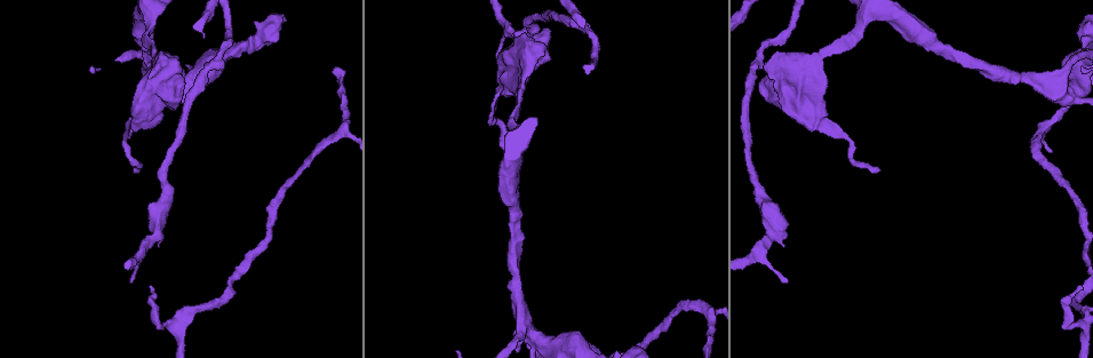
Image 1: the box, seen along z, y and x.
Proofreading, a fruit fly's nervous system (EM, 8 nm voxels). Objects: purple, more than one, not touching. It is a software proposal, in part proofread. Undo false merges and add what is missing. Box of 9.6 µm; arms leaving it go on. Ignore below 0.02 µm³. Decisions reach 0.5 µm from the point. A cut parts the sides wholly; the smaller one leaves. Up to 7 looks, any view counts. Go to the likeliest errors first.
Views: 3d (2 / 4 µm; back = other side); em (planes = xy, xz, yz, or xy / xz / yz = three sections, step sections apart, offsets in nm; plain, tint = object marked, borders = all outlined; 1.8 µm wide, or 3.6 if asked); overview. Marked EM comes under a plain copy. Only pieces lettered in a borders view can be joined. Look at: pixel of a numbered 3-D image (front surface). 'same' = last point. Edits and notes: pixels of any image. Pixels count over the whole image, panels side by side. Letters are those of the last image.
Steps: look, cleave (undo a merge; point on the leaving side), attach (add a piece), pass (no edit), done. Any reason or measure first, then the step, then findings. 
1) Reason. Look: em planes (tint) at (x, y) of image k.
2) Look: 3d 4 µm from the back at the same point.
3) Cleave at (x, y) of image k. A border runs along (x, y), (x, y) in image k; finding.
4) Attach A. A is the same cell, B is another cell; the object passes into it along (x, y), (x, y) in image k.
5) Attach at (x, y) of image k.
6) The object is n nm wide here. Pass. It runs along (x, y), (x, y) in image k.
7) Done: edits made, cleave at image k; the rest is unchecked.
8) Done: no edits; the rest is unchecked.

Sudden change in width. Look: 3d 4 µm at (163, 71) of image 1.

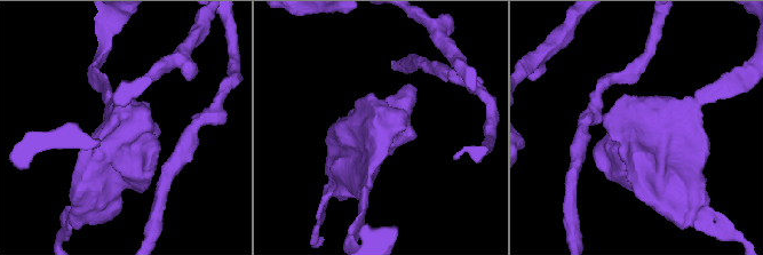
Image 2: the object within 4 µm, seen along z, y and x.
Now the EM. Look: em 3.6 µm planes (borders) at (378, 121) of image 2.

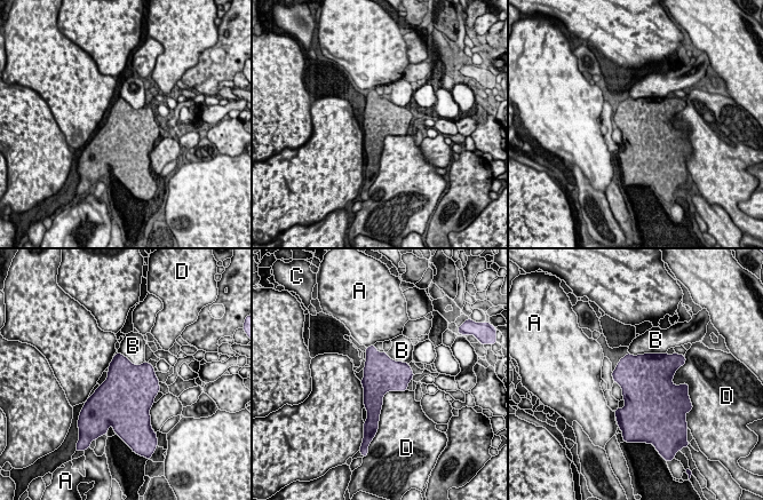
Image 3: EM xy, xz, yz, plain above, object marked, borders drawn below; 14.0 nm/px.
The longest contact is with D, 550 nm. Pass. A, B, C and D are other cells; a border runs along (628, 351), (634, 355), (665, 354) in image 3; continuous, no second cell.

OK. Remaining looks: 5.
Tapers out. Look: 3d 4 µm at (140, 169) of image 1.

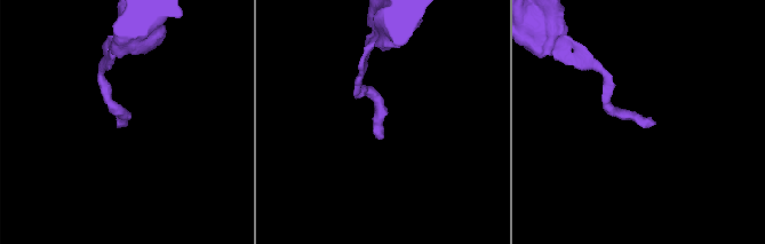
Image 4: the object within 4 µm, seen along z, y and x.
Look: em planes (tint) at (124, 121) of image 4.

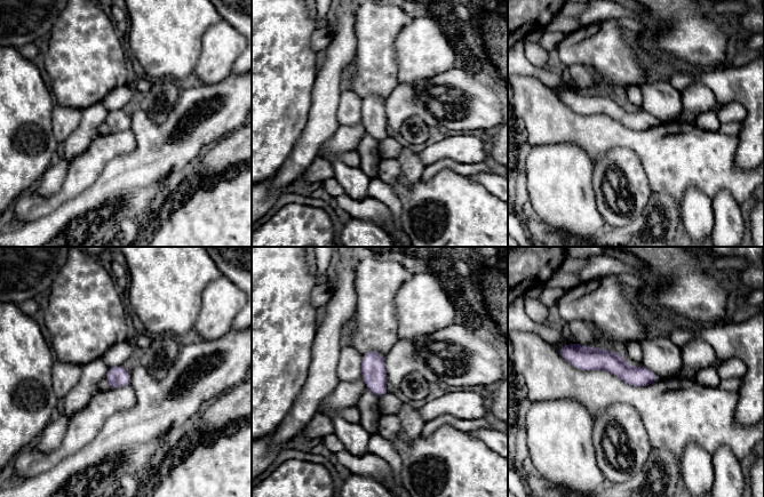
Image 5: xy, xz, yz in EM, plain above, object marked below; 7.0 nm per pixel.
What lies round it. Look: em planes (borders) at the same point.

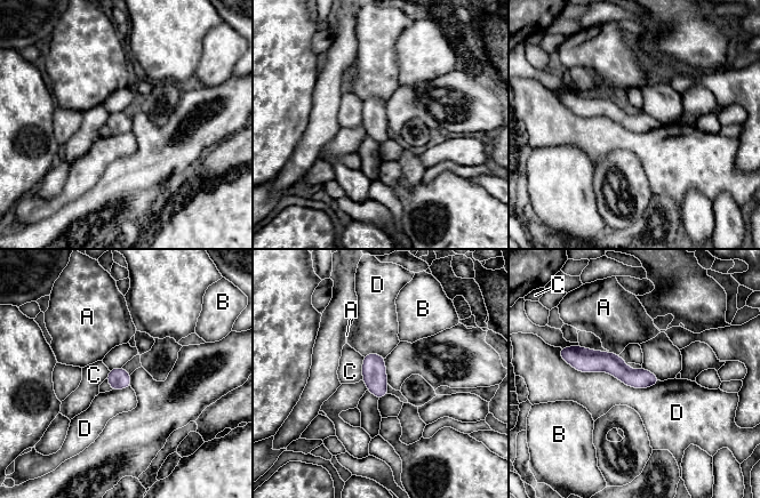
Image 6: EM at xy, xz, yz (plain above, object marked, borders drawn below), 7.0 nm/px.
The longest contact is with D, 750 nm. Pass. A, B, C and D are other cells; it runs along (570, 360), (655, 380) in image 6; none of them fits.

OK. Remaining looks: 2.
Tapers out. Look: 3d 4 µm at (132, 279) of image 1.

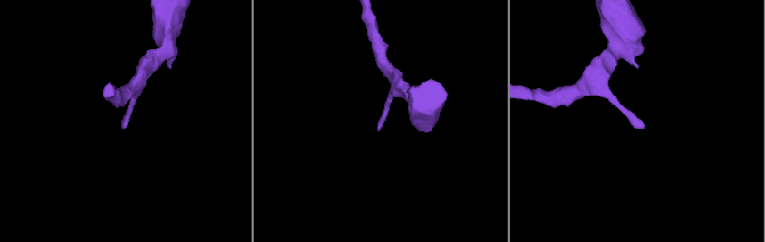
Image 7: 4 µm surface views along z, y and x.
Look: em 3.6 µm planes (borders) at (643, 127) of image 7.

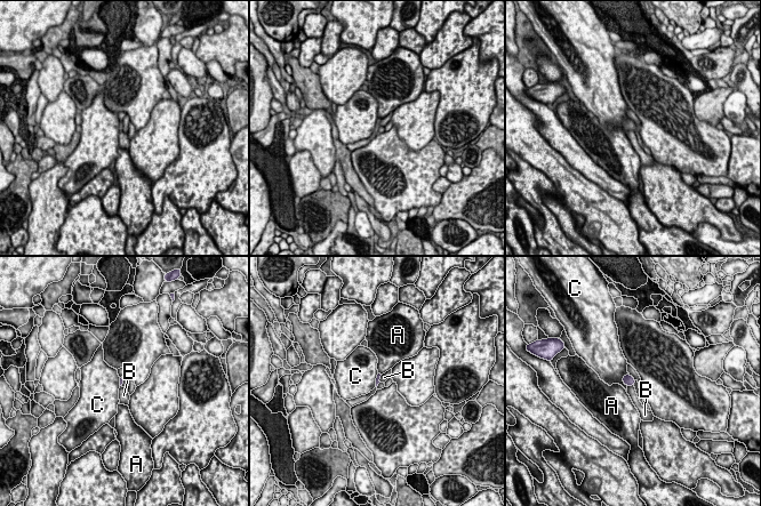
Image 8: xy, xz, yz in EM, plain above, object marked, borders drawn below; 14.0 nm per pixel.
Pass. A, B and C are other cells; a border runs along (382, 375), (379, 382) in image 8; no lettered piece goes on from it.

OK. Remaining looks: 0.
Done: no edits; the rest is unchecked.

